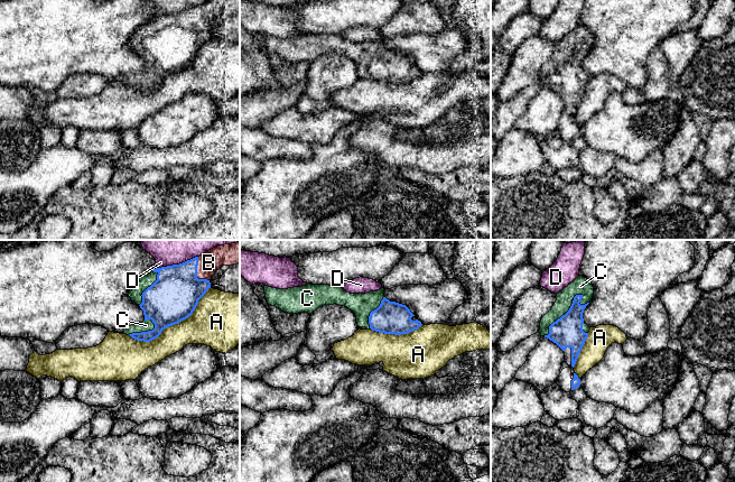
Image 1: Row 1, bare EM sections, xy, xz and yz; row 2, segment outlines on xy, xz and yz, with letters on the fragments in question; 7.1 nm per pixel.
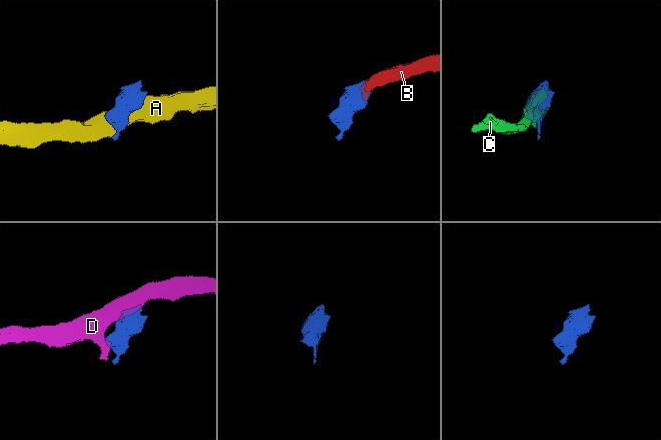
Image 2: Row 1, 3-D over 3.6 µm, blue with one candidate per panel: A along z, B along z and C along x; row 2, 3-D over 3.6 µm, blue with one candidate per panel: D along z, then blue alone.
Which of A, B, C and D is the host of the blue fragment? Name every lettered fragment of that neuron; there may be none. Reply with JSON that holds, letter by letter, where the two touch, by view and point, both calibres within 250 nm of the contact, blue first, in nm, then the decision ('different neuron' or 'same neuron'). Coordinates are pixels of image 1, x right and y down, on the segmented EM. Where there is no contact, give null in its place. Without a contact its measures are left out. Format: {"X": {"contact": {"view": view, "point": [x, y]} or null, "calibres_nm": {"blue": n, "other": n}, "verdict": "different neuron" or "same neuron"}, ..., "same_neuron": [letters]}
{"A": {"contact": {"view": "xy", "point": [173, 324]}, "calibres_nm": {"blue": 360, "other": 280}, "verdict": "different neuron"}, "B": {"contact": {"view": "xy", "point": [196, 272]}, "calibres_nm": {"blue": 360, "other": 160}, "verdict": "same neuron"}, "C": {"contact": {"view": "yz", "point": [563, 315]}, "calibres_nm": {"blue": 220, "other": 130}, "verdict": "same neuron"}, "D": {"contact": {"view": "xy", "point": [175, 265]}, "calibres_nm": {"blue": 360, "other": 360}, "verdict": "different neuron"}, "same_neuron": ["B", "C"]}

